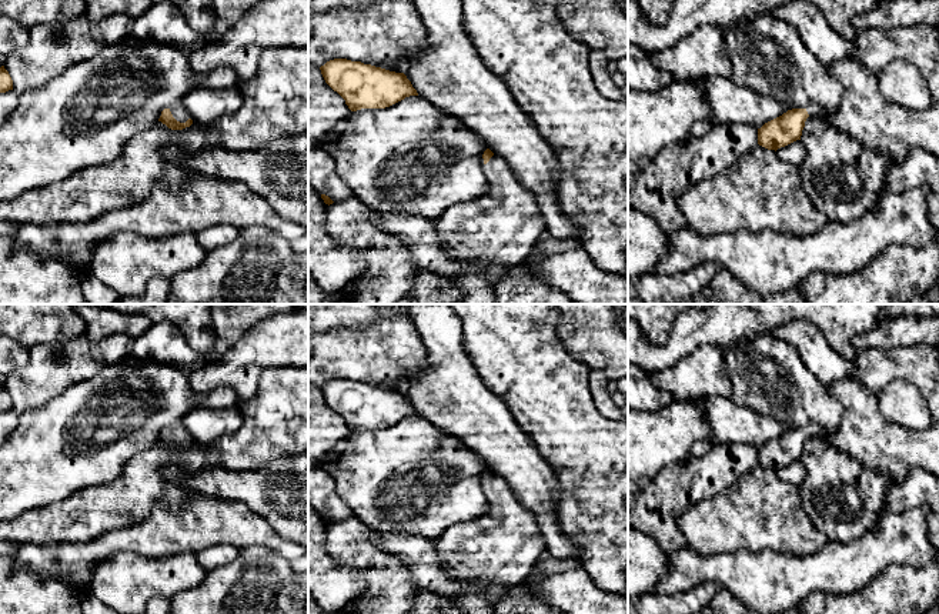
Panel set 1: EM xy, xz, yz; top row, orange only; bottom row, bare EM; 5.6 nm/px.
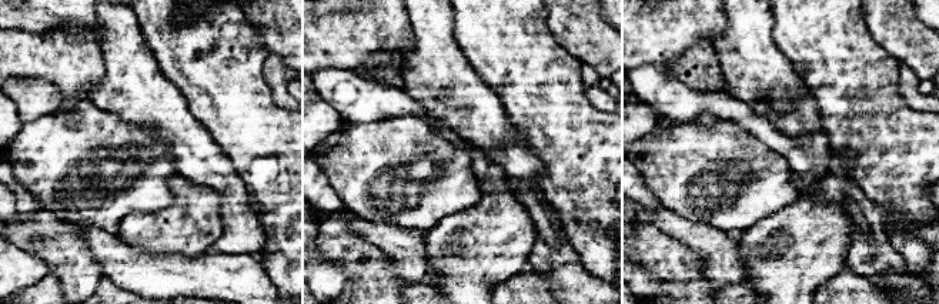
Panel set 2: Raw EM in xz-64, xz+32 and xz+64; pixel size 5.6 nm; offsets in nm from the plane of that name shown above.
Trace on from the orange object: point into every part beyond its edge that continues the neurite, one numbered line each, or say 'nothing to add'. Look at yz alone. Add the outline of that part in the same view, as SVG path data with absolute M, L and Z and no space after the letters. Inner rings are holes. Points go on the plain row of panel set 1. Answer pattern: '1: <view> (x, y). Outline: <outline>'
1: yz (814, 430). Outline: M818 424L808 426L806 431L811 437L823 437L823 431Z

